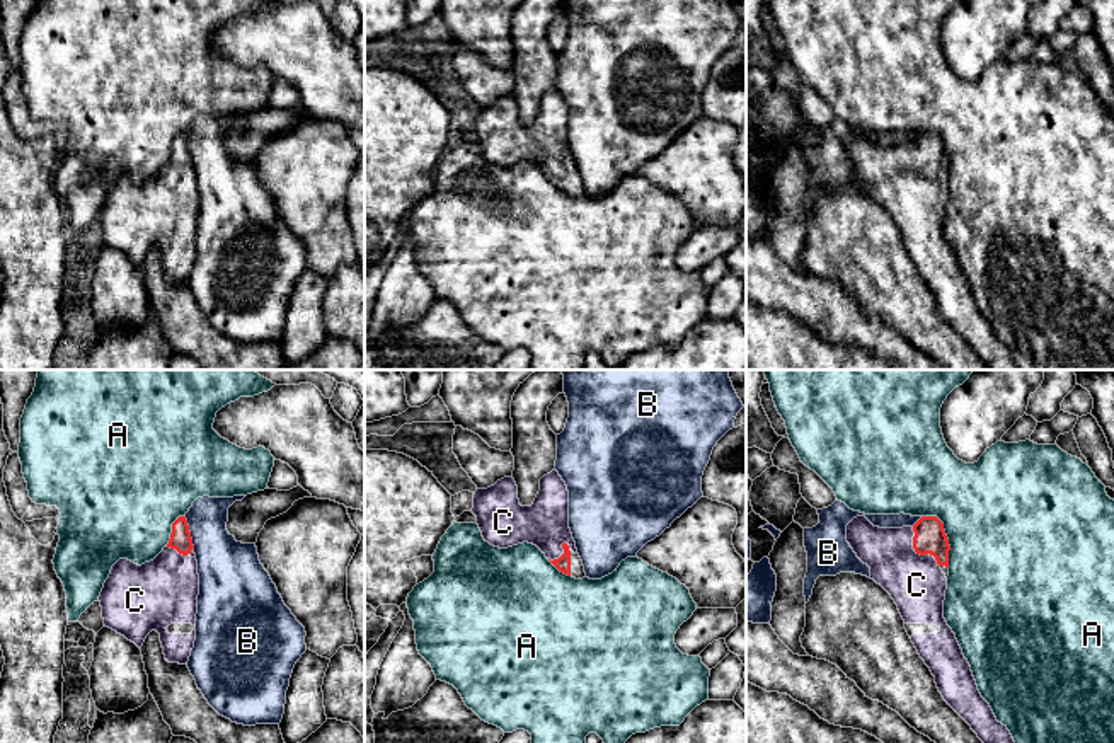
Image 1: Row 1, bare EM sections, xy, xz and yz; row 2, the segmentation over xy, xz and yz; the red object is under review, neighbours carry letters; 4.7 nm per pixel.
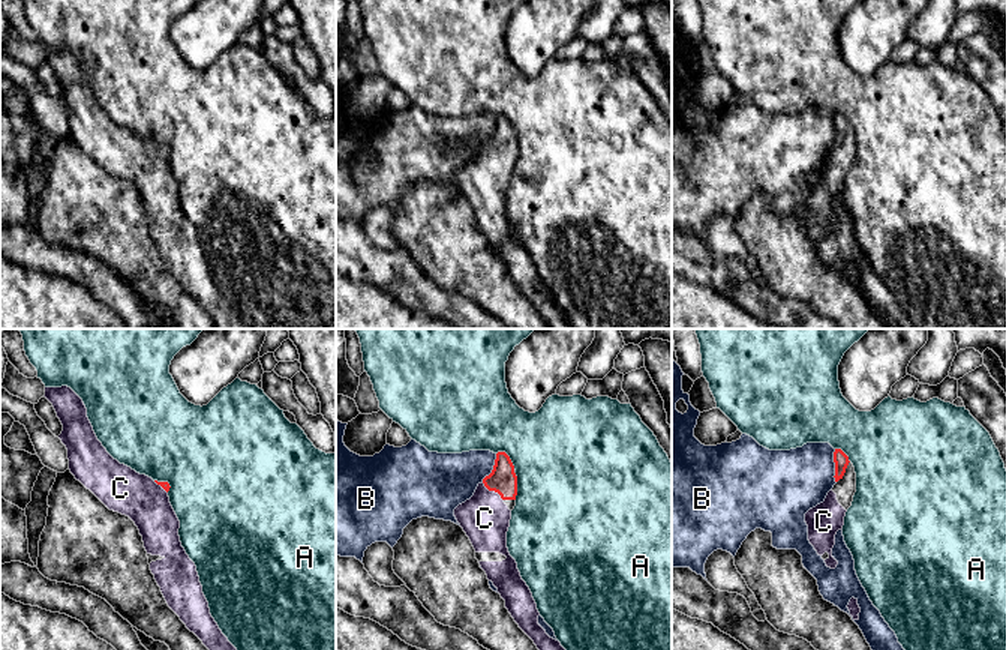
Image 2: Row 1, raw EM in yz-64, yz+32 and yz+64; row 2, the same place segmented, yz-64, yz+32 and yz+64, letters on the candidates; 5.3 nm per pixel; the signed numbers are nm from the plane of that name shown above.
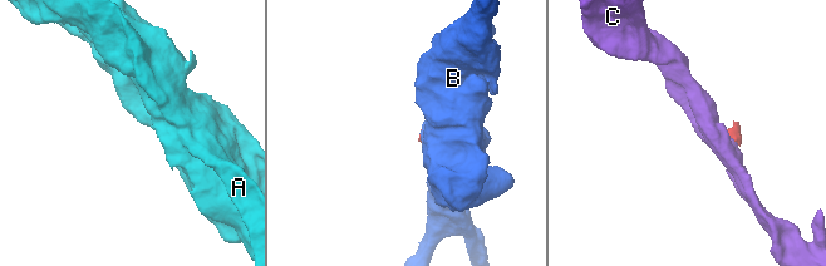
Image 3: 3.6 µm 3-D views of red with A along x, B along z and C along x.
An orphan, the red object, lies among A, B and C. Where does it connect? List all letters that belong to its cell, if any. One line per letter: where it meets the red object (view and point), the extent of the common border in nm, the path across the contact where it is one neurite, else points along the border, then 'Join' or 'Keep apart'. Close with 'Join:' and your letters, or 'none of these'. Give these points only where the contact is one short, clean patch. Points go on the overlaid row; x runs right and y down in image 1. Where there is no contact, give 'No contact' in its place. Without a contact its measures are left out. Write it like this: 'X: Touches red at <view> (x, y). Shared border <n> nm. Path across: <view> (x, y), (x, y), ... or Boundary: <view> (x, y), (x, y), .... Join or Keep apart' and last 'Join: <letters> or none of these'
A: Touches red at yz (946, 535). Shared border 280 nm. Keep apart
B: Touches red at xy (189, 532). Shared border 170 nm. Boundary: xy (184, 515), (195, 547). Keep apart
C: Touches red at yz (917, 552). Shared border 240 nm. Path across: yz (930, 537), (917, 552), (917, 585). Join
Join: C

